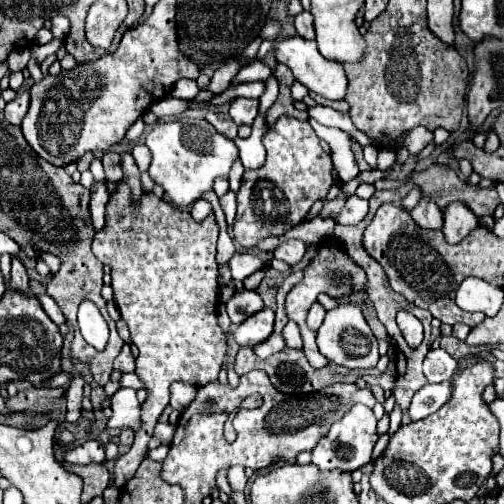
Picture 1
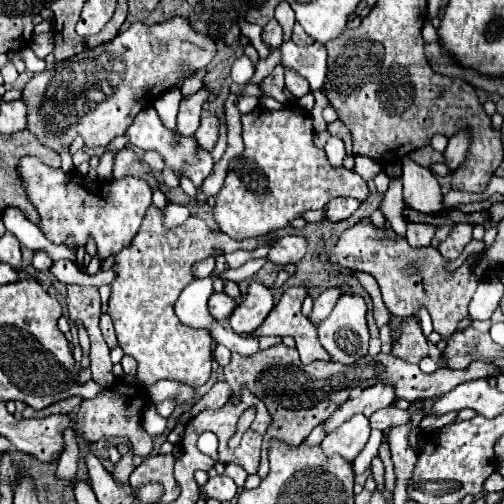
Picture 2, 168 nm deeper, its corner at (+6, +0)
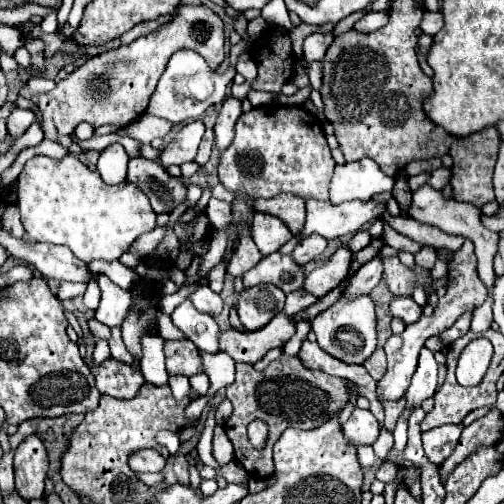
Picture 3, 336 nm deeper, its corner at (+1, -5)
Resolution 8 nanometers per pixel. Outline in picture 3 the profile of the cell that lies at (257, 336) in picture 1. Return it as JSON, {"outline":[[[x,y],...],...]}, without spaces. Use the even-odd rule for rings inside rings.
{"outline":[[[273,284],[253,286],[241,292],[237,312],[247,332],[261,330],[285,304],[285,292]]]}

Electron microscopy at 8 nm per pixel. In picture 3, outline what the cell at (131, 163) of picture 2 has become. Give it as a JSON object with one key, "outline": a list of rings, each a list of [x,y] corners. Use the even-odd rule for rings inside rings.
{"outline":[[[131,158],[127,180],[137,184],[149,196],[157,214],[171,214],[185,200],[185,184],[169,176],[169,172],[159,162],[147,158]]]}

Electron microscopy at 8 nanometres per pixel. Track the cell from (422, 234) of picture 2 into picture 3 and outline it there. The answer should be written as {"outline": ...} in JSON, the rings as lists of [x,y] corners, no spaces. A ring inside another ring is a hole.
{"outline":[[[423,246],[417,254],[415,254],[415,264],[419,264],[419,266],[423,266],[423,268],[433,268],[433,264],[435,264],[435,248],[433,246]]]}

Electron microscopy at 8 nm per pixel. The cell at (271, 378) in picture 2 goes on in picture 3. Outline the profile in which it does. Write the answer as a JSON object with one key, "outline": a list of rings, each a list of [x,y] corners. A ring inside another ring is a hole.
{"outline":[[[283,354],[279,360],[271,362],[265,370],[255,370],[251,364],[247,362],[237,362],[237,378],[233,384],[227,386],[227,398],[233,404],[233,414],[231,418],[227,418],[225,422],[225,432],[229,436],[229,440],[235,446],[235,460],[255,478],[269,478],[273,474],[273,460],[271,460],[271,448],[277,442],[277,438],[281,436],[281,432],[287,426],[295,426],[295,428],[317,428],[321,424],[325,424],[327,420],[331,420],[339,410],[343,410],[349,404],[349,394],[357,394],[357,386],[345,378],[339,376],[329,376],[325,372],[319,370],[309,370],[301,364],[301,360],[297,356],[287,356]],[[253,418],[261,418],[269,424],[269,438],[267,438],[267,446],[265,450],[259,454],[257,450],[253,450],[253,446],[247,440],[247,424]]]}

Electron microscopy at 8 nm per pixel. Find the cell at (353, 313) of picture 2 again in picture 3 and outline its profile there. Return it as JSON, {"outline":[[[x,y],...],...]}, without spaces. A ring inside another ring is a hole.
{"outline":[[[369,296],[357,300],[337,300],[331,308],[317,314],[311,320],[313,332],[317,334],[317,344],[331,356],[347,364],[363,364],[377,348],[377,320],[375,306]]]}

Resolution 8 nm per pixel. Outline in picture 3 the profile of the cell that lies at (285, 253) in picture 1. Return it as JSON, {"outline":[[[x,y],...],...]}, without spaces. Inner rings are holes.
{"outline":[[[313,234],[313,236],[301,240],[301,242],[295,246],[295,250],[291,252],[291,256],[293,256],[293,260],[295,260],[297,264],[307,264],[307,262],[319,258],[321,252],[325,250],[325,246],[327,246],[327,240],[321,238],[319,234]]]}

